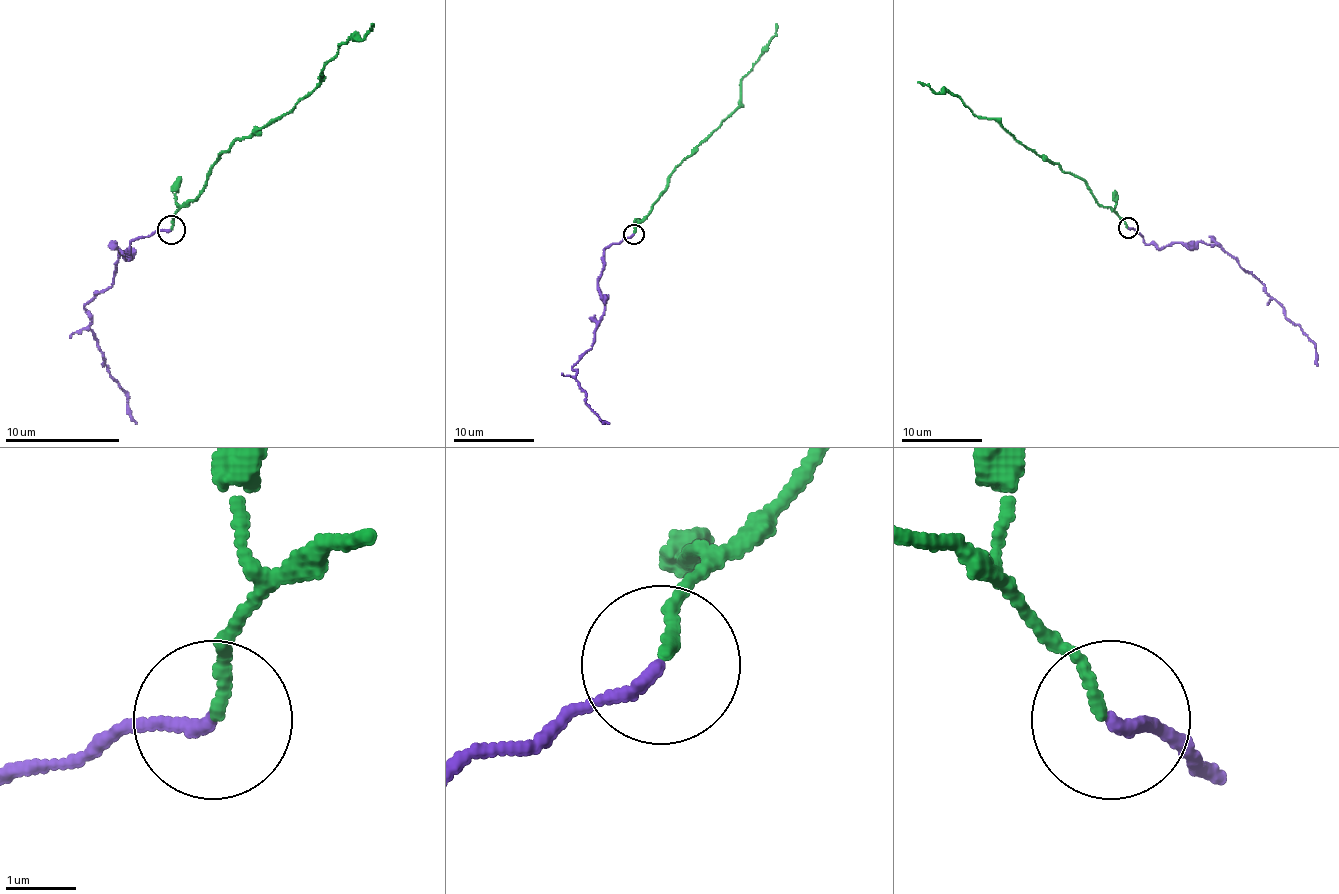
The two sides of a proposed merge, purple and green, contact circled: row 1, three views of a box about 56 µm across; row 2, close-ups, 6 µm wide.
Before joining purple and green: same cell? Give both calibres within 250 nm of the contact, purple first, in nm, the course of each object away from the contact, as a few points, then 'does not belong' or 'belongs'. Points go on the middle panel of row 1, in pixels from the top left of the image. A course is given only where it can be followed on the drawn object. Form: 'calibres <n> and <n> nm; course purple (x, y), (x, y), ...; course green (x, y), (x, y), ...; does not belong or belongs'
calibres 170 and 150 nm; course purple (634, 234), (604, 250), (597, 281), (604, 301), (599, 326), (593, 346), (573, 366), (585, 403), (610, 423); course green (634, 232), (666, 187), (673, 169), (740, 104), (740, 80), (756, 64), (776, 33), (776, 23); belongs

